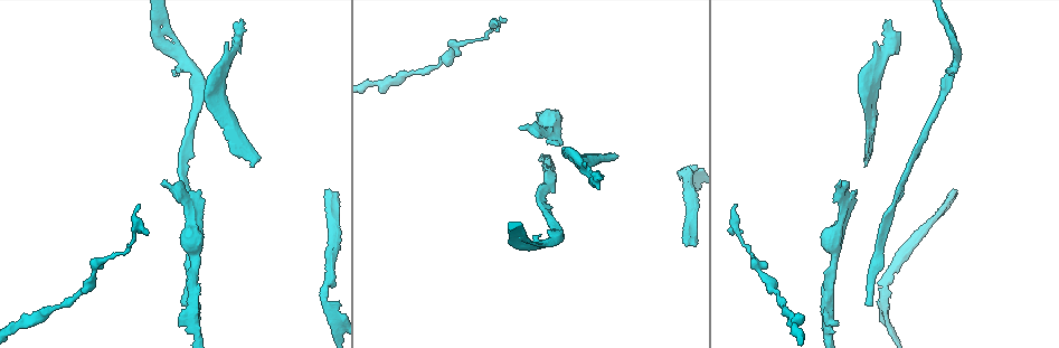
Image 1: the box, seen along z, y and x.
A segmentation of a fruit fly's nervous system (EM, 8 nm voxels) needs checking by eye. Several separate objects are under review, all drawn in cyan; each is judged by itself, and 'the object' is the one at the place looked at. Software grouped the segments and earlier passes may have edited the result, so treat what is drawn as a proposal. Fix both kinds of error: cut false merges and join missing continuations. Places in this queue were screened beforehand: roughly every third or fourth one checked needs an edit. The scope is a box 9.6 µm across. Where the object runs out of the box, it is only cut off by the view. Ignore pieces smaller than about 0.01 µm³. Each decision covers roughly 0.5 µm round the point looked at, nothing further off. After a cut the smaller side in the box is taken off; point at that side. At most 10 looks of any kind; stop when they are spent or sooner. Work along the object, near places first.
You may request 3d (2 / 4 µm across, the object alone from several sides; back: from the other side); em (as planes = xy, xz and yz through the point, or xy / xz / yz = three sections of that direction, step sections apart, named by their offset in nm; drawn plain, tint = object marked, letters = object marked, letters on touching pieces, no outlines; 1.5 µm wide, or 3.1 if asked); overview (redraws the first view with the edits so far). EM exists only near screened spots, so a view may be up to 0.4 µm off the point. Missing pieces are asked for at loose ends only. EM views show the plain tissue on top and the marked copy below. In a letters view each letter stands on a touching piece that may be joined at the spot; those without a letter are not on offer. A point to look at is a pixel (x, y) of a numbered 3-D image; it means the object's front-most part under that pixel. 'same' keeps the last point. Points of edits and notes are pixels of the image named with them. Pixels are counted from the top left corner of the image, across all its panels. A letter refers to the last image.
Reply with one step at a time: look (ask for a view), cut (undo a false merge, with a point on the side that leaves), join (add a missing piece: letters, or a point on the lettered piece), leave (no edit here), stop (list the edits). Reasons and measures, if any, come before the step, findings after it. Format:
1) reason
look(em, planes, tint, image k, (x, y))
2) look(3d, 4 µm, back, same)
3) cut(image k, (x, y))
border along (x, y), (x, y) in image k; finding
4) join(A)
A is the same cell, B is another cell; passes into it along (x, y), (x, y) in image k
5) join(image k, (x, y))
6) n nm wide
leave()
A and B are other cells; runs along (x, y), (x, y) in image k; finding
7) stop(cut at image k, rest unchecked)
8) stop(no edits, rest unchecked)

two arms at a narrow angle
look(em, xz, step 4, tint, image 1, (886, 307))

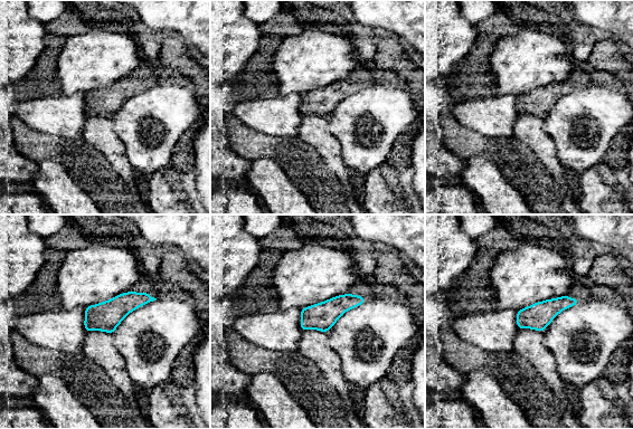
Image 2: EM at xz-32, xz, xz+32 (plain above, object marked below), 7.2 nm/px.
look(em, planes, letters, same)

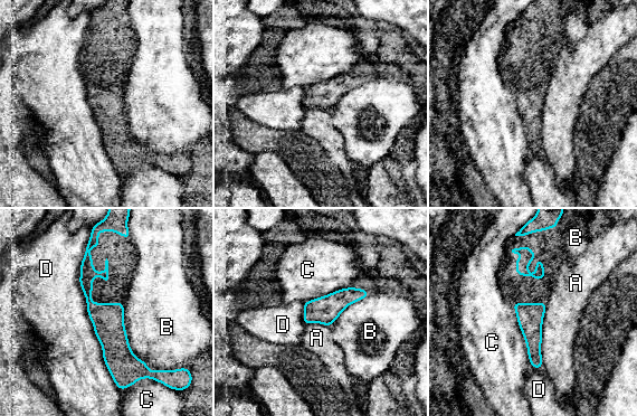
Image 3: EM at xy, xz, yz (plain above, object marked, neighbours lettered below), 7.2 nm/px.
D touches over 1100 nm
leave()
A, B, C and D are other cells; runs along (87, 252), (88, 301), (108, 323), (119, 381) in image 3; one neuron here

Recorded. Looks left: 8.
end of a long branch
look(3d, 4 µm, image 1, (956, 193))

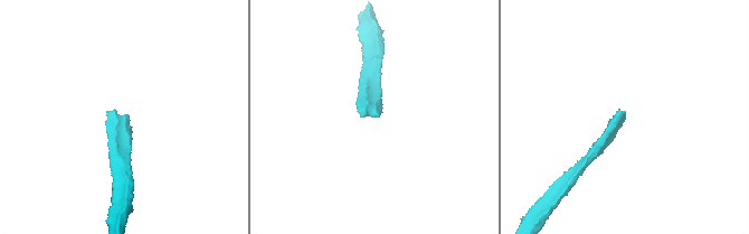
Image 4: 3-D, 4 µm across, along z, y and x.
need the tissue
look(em, planes, letters, image 4, (624, 115))

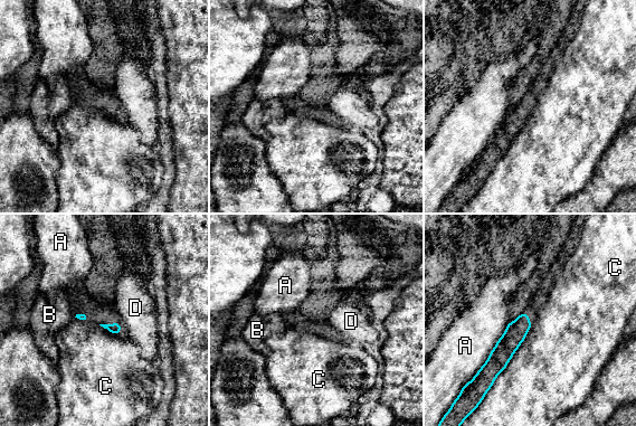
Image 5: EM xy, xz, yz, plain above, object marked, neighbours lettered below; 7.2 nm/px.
leave()
A, B, C and D are other cells; runs along (525, 316), (504, 350), (484, 370) in image 5; no lettered piece goes on from it

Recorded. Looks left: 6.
an open end
look(3d, 4 µm, image 1, (225, 43))

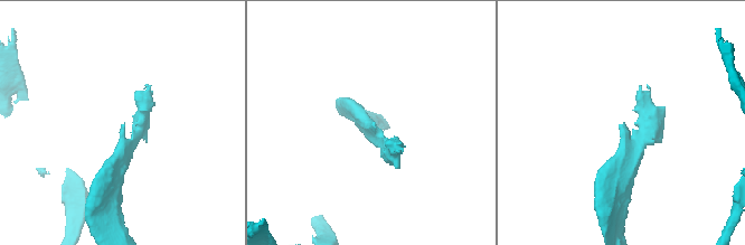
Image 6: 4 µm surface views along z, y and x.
need the tissue
look(em, xy, step 8, letters, image 6, (625, 125))

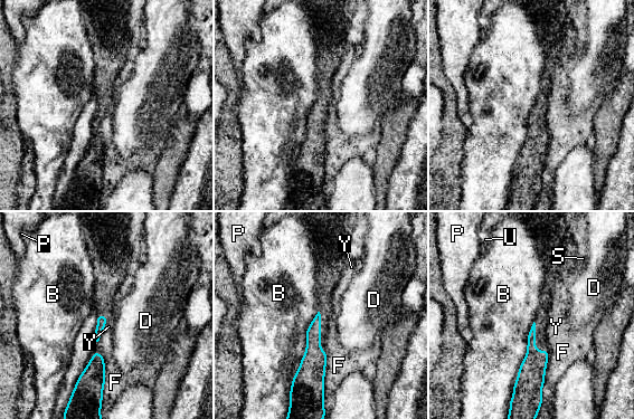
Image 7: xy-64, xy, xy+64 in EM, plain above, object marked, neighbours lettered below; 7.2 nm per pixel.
leave()
B, D, F, P, S, U and Y are other cells; border along (533, 321), (512, 392) in image 7; no lettered piece goes on from it

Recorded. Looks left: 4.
calibre changes
look(3d, 2 µm, image 1, (749, 251))

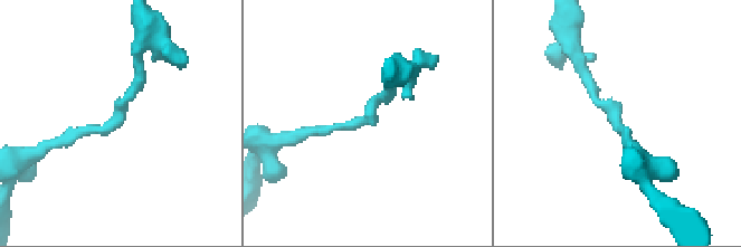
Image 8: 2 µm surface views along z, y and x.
now the EM
look(em, planes, tint, image 8, (362, 121))

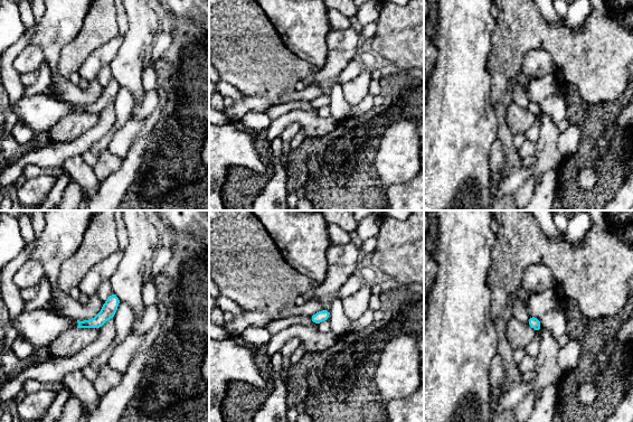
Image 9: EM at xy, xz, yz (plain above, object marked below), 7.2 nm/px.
what lies round it
look(em, planes, letters, same)

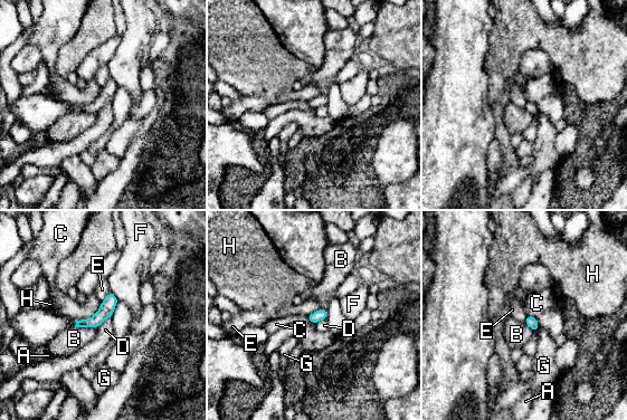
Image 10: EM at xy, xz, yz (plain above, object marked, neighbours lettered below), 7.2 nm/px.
80 nm wide; C touches over 240 nm
leave()
A, B, C, D, E, F, G and H are other cells; one neuron here

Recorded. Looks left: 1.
stop(no edits, rest unchecked)

